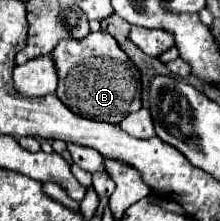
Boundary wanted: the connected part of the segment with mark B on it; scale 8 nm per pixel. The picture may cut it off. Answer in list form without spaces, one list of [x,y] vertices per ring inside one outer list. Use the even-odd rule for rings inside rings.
[[[106,31],[90,33],[80,41],[62,39],[52,51],[52,59],[58,69],[56,93],[62,97],[60,101],[76,115],[118,125],[126,115],[142,107],[140,71],[120,49],[116,39]]]

